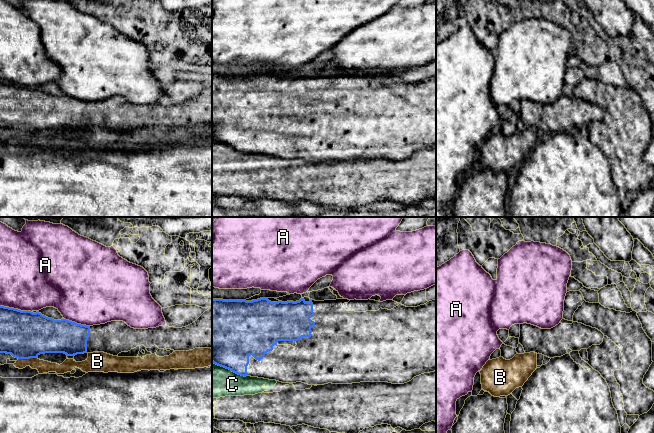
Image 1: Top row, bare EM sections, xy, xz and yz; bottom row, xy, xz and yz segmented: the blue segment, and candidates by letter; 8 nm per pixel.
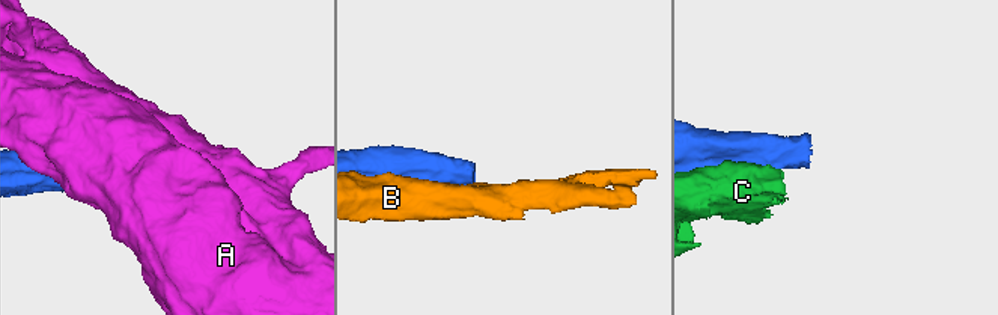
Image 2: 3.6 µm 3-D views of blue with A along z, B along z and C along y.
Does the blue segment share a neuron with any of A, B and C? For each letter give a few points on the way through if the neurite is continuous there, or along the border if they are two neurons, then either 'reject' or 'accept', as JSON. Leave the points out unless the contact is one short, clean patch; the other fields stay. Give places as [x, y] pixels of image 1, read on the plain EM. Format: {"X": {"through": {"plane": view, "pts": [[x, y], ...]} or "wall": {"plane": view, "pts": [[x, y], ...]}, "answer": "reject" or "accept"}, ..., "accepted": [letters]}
{"A": {"answer": "reject"}, "B": {"answer": "reject"}, "C": {"answer": "reject"}, "accepted": []}

